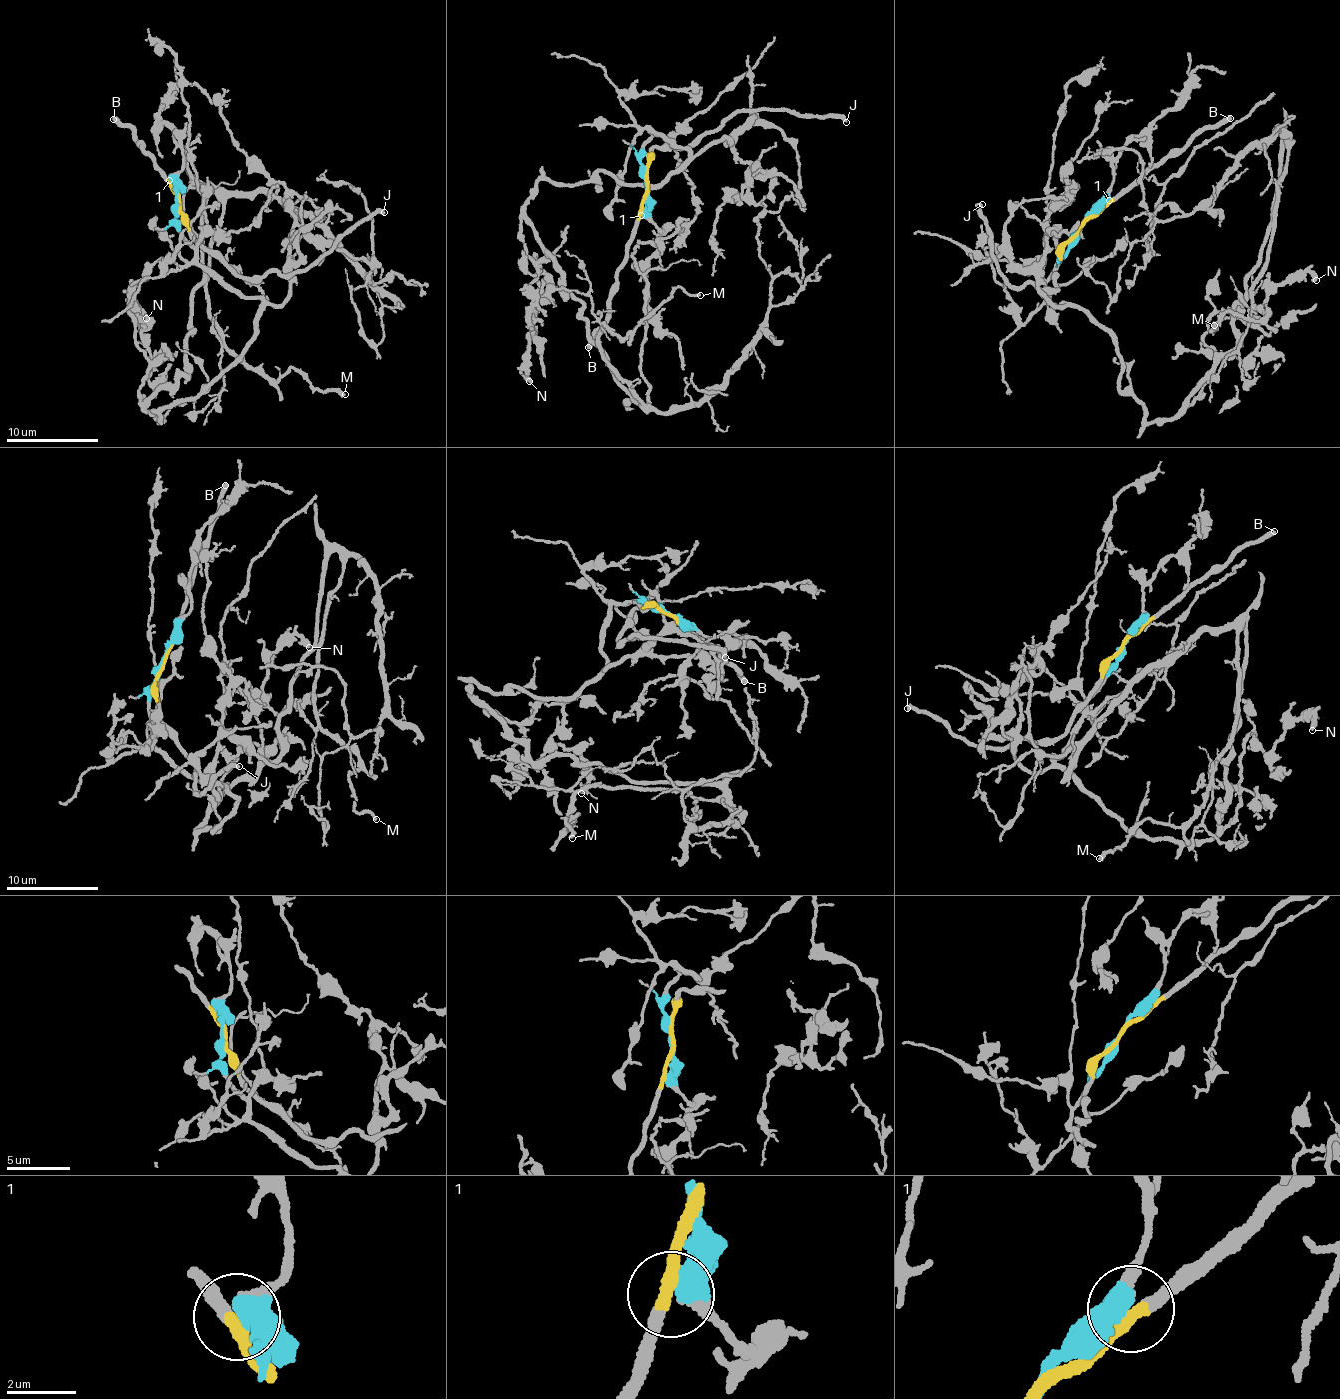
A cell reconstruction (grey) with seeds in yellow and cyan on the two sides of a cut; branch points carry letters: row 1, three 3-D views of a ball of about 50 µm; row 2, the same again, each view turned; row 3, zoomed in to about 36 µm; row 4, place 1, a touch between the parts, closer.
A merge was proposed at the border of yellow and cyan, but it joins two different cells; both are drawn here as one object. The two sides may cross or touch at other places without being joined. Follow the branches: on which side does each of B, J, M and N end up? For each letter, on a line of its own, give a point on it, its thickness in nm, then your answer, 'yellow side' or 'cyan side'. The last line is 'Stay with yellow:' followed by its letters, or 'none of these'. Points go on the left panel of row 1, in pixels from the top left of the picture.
B: place (113, 119); calibre 440 nm; yellow side
J: place (384, 212); calibre 360 nm; yellow side
M: place (345, 394); calibre 280 nm; cyan side
N: place (146, 318); calibre 240 nm; cyan side
Stay with yellow: B, J

